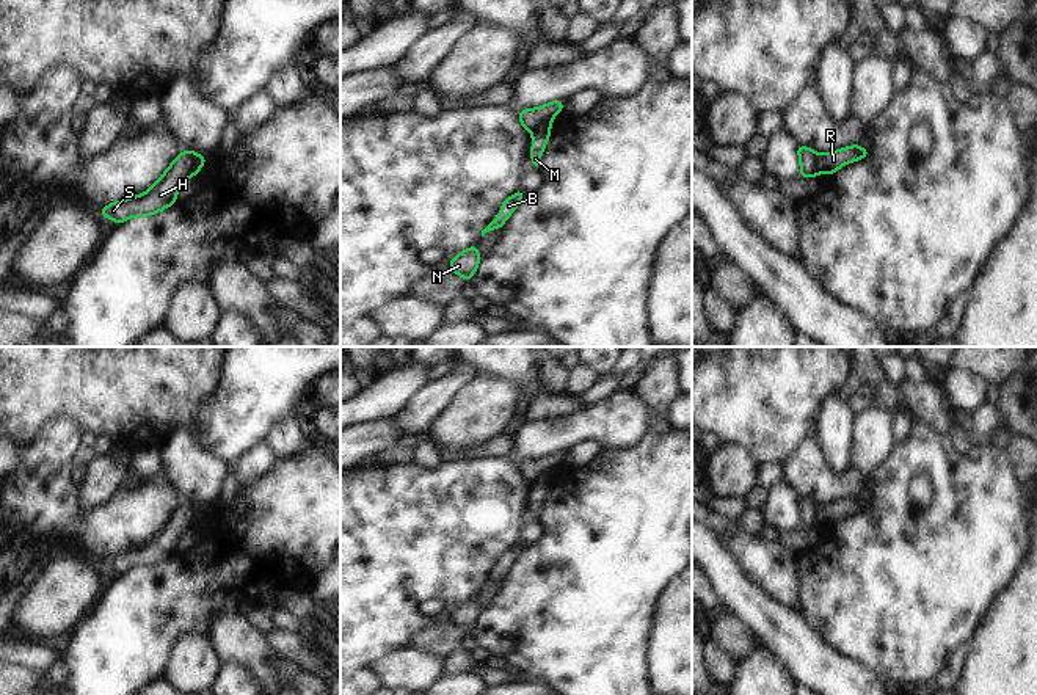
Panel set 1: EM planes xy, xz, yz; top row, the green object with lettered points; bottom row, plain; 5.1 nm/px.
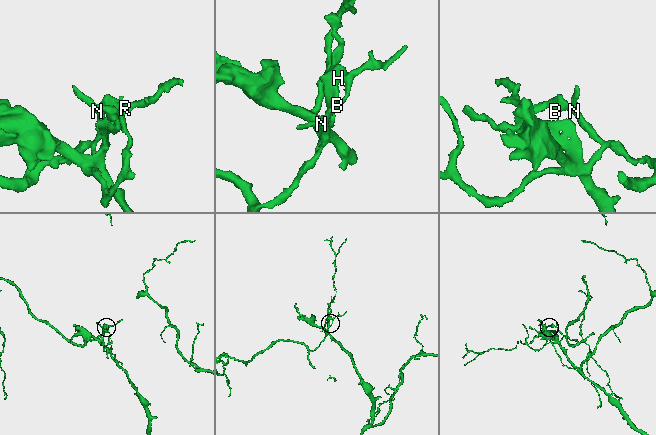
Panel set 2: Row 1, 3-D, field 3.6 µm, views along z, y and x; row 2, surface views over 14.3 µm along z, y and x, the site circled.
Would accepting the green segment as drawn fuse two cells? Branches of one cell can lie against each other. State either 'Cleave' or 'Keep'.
Cleave

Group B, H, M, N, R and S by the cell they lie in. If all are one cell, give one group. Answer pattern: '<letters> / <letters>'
B M N R / H S

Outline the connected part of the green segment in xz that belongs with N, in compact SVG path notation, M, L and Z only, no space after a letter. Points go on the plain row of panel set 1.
M475 595L471 599L466 599L464 602L461 602L460 606L457 606L449 615L447 618L458 628L461 628L464 632L471 632L480 612L482 607L478 604L477 599L478 595Z

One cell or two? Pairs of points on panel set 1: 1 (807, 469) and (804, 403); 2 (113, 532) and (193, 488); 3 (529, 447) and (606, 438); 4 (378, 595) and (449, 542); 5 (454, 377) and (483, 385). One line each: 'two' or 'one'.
1: two
2: two
3: one
4: one
5: two

